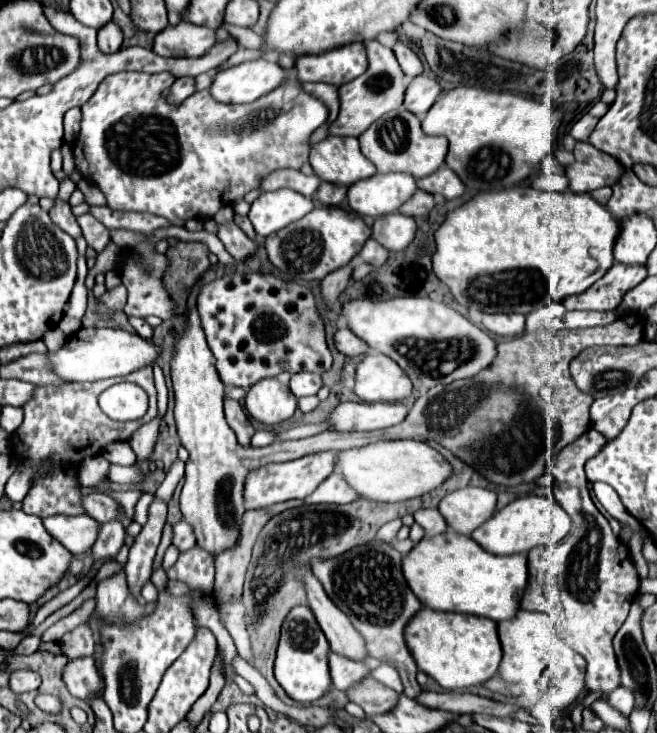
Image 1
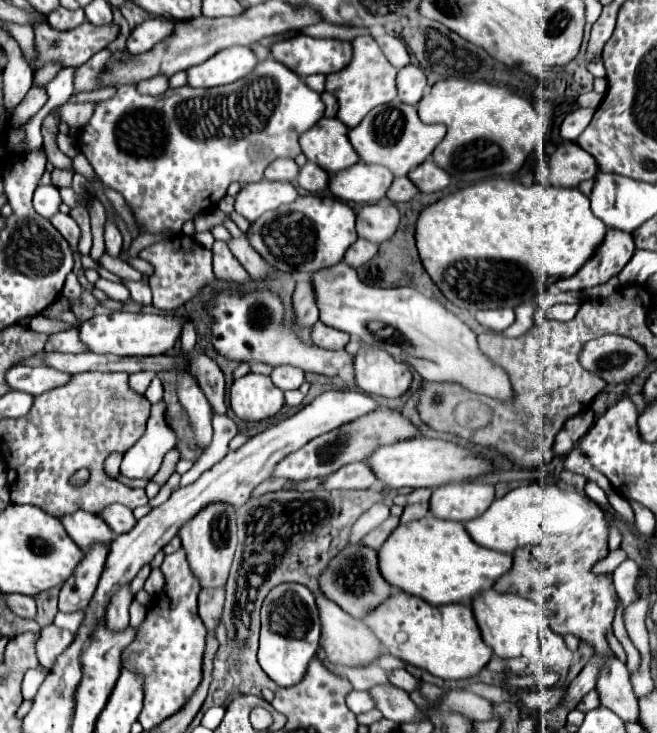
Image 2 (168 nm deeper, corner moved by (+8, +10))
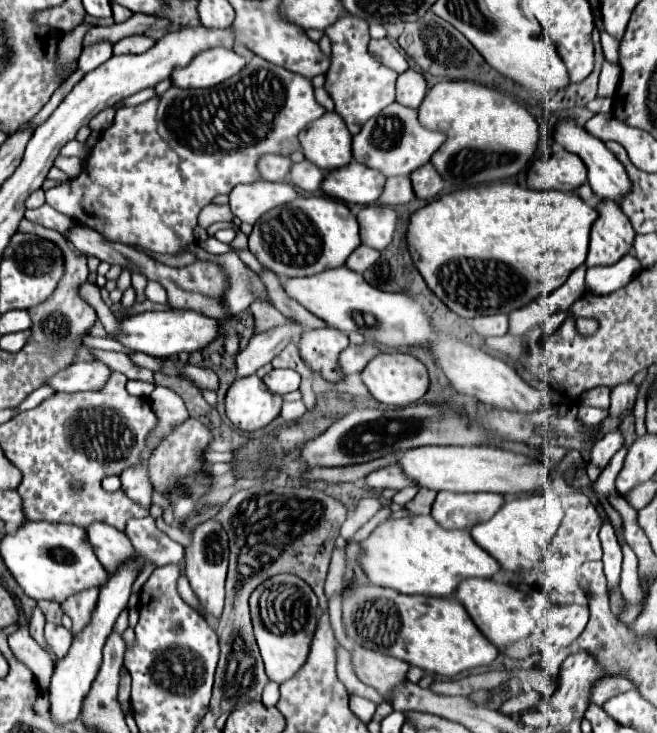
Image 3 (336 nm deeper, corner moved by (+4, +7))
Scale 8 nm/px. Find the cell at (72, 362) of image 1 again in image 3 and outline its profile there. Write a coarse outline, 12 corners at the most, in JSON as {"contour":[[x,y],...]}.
{"contour":[[192,309],[120,321],[120,343],[154,357],[204,349],[218,319]]}

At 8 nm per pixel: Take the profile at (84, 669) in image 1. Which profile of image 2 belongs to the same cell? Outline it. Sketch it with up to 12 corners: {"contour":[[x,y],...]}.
{"contour":[[54,624],[42,628],[38,660],[52,670],[74,636]]}

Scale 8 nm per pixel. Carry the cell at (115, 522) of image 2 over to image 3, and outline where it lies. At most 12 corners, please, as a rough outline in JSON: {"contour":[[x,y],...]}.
{"contour":[[150,516],[130,519],[124,533],[156,567],[178,563],[184,547]]}

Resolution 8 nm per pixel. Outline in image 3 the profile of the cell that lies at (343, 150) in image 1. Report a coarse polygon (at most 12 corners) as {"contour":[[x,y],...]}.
{"contour":[[336,113],[300,133],[308,161],[322,171],[352,161],[352,135]]}

